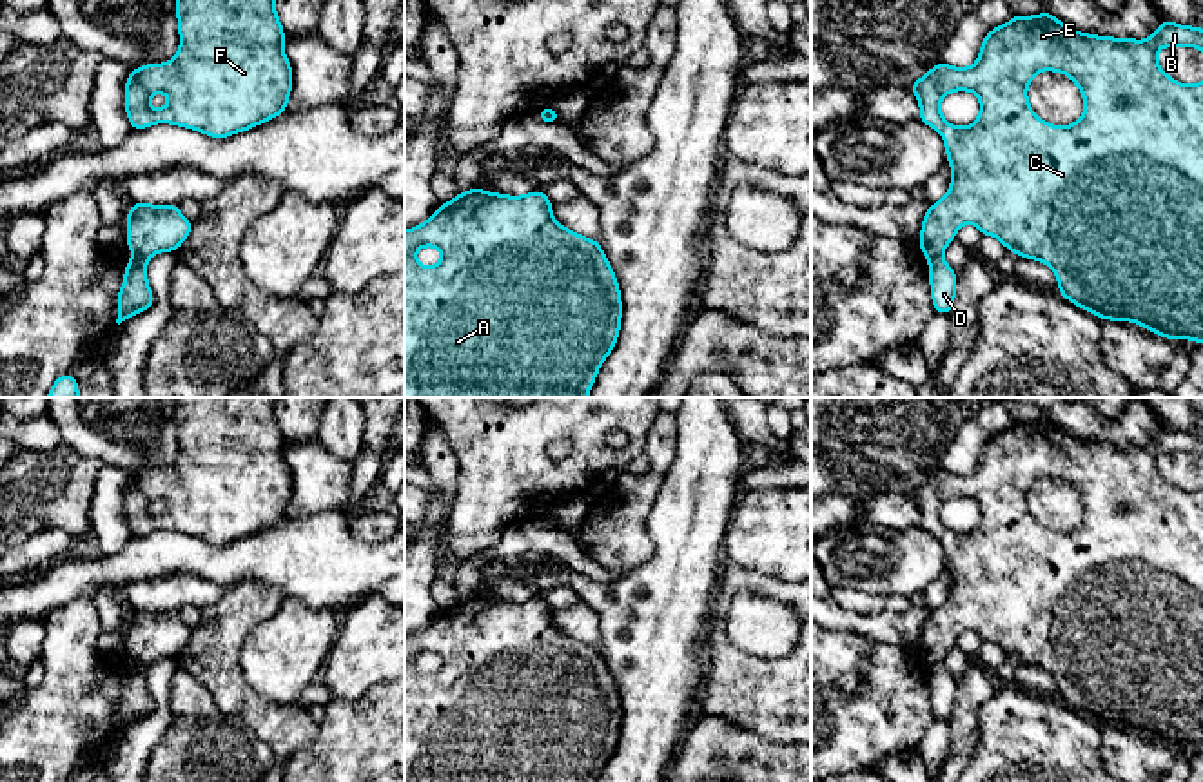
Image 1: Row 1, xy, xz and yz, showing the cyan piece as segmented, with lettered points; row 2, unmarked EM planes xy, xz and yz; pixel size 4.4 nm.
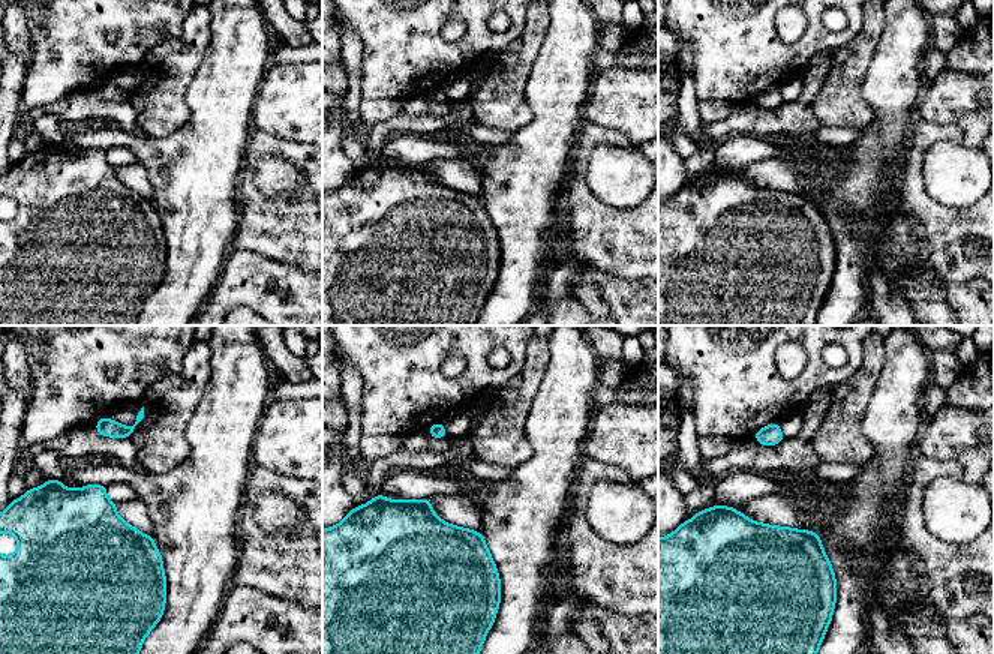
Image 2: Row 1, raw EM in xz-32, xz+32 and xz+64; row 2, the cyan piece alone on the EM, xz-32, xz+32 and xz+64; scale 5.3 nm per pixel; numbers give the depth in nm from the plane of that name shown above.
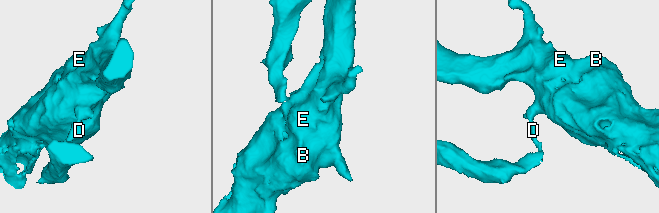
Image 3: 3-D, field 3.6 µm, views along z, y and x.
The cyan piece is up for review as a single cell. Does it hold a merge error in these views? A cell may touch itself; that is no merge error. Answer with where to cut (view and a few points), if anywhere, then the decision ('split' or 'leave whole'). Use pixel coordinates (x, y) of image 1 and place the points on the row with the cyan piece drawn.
cut in yz along (940, 254), (928, 258); split

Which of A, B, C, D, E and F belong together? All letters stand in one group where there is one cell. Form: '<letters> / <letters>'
A B C E F / D

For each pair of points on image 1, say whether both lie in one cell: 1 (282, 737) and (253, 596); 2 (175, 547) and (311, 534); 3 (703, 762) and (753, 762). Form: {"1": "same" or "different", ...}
{"1": "same", "2": "same", "3": "same"}

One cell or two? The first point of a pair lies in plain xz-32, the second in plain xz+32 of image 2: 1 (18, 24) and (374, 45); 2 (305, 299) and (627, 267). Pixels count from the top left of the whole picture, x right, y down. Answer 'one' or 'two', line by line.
1: two
2: two

